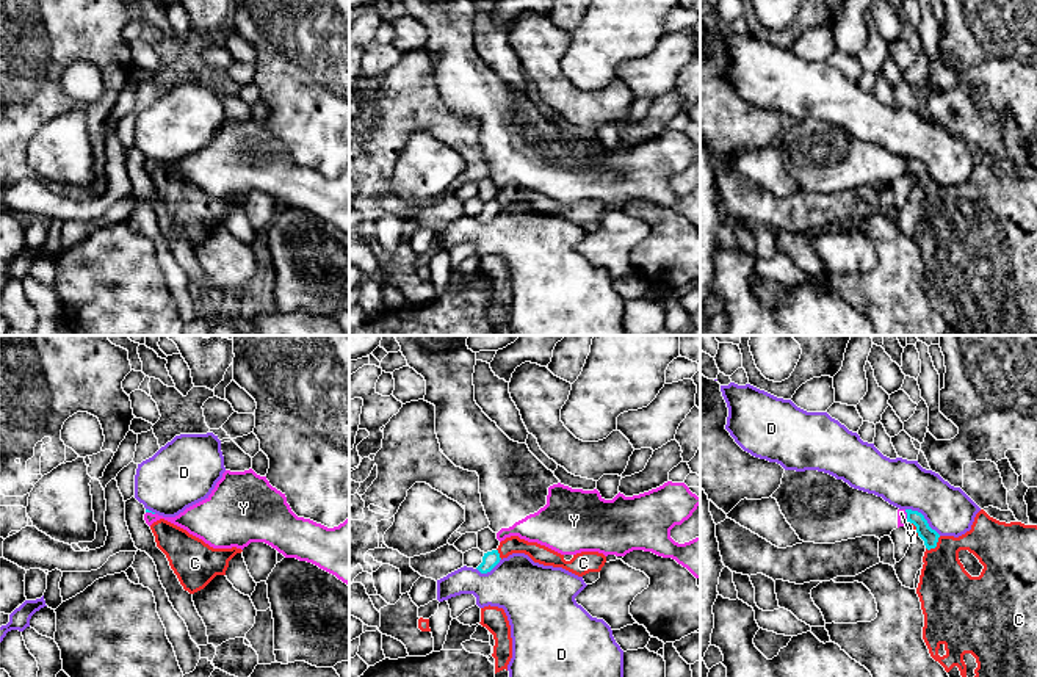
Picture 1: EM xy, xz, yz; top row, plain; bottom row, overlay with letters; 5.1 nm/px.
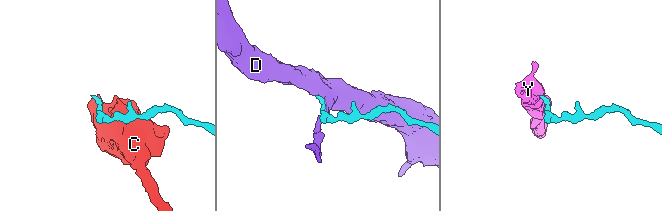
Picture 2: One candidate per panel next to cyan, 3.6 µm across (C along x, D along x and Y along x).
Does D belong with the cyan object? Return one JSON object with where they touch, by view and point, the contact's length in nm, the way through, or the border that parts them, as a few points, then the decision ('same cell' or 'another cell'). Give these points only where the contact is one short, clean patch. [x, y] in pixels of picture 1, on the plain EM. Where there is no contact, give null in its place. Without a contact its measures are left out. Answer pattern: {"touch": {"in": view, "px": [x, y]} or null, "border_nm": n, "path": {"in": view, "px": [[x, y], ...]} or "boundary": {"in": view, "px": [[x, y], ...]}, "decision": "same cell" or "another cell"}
{"touch": {"in": "yz", "px": [923, 166]}, "border_nm": 240, "decision": "another cell"}

